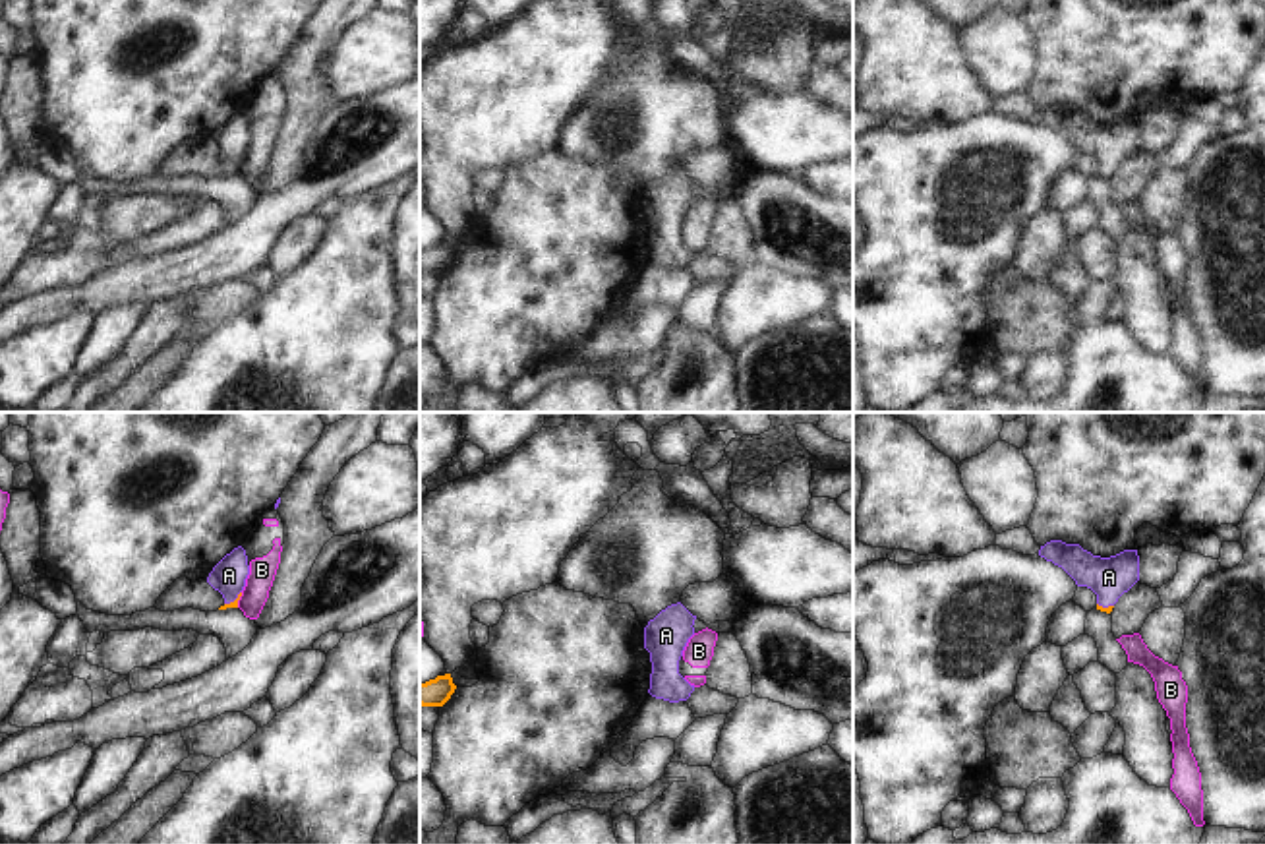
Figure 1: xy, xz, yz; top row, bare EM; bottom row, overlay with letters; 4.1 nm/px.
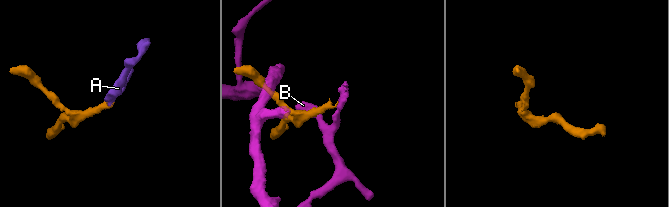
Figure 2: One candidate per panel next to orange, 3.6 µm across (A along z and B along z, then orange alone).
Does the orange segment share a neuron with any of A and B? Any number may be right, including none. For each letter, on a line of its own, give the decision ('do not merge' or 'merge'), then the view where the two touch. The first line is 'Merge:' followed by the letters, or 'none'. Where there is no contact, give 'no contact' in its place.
Merge: A
A: merge; contact in xy
B: do not merge; contact in xy

